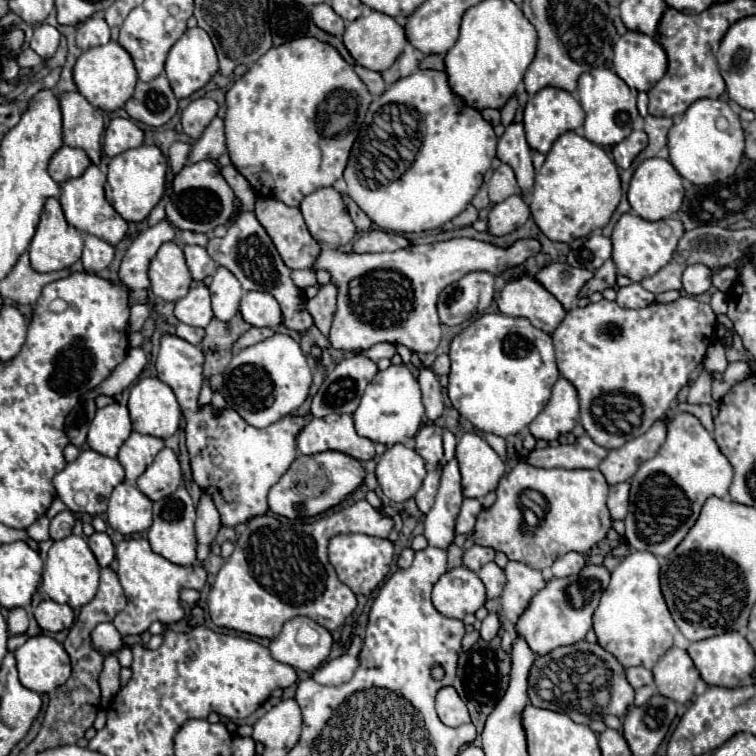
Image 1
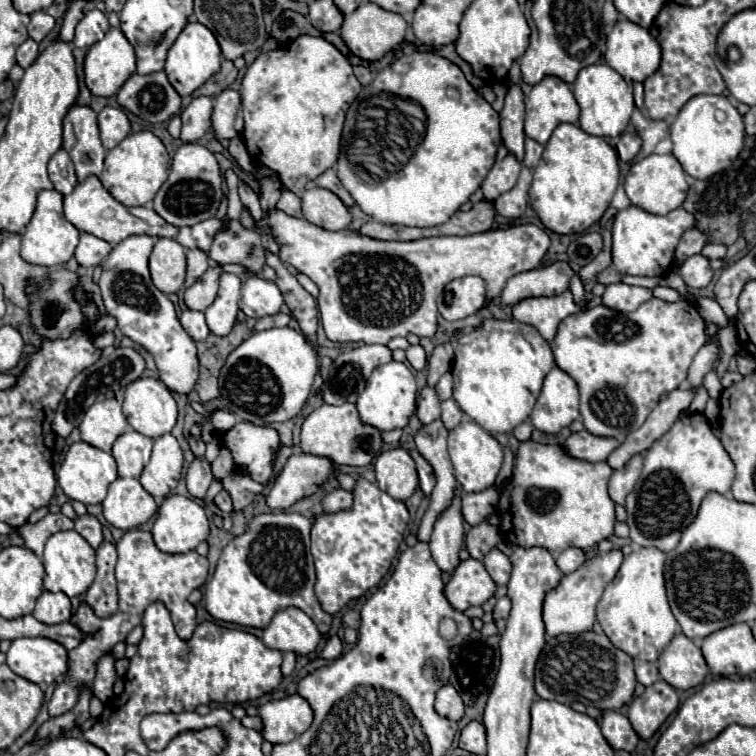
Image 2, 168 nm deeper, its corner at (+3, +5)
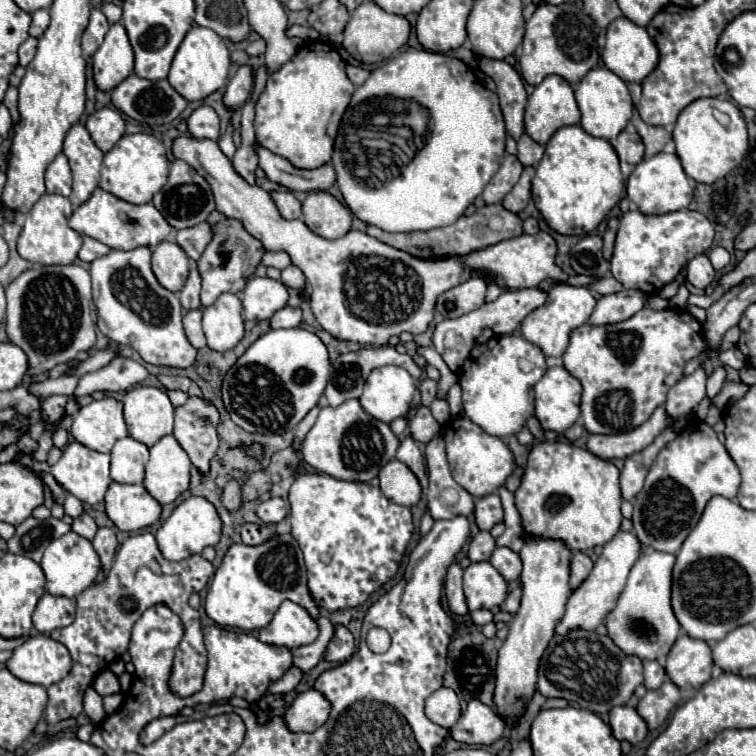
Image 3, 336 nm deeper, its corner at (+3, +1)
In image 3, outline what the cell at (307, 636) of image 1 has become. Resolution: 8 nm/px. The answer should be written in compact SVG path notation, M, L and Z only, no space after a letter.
M285 600L275 612L273 620L259 630L261 642L287 648L311 644L317 640L317 636L319 636L317 622L309 616L309 612L303 606L291 600Z

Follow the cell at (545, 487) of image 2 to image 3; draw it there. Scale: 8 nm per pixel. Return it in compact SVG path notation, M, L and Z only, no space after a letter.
M541 442L529 452L515 506L527 534L559 538L573 552L607 544L621 528L619 470L613 462L569 442Z

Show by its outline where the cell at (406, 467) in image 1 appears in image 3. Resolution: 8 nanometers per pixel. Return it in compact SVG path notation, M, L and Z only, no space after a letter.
M399 460L387 462L379 472L381 492L395 504L415 506L421 498L421 486L417 476Z

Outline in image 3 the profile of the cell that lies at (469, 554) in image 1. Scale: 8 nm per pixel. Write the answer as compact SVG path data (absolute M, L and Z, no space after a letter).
M479 532L471 542L469 542L469 560L471 562L481 562L481 560L489 560L493 550L495 550L495 538L491 536L491 532Z

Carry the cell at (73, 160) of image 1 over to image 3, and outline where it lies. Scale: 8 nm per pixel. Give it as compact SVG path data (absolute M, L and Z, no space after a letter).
M59 154L49 164L45 172L45 184L47 184L49 194L61 194L61 196L71 194L71 170L69 170L65 154Z

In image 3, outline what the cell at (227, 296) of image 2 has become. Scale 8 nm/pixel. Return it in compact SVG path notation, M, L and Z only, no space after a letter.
M225 292L217 298L217 302L203 312L203 332L207 336L207 346L215 352L227 352L237 346L243 338L243 316L241 316L241 300Z

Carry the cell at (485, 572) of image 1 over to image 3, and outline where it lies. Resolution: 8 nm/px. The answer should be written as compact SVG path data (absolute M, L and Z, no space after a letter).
M497 546L489 560L505 580L517 580L521 574L521 558L517 552L505 546Z

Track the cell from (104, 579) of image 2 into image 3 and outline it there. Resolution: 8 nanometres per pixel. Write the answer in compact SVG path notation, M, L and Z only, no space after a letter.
M101 526L95 534L95 538L91 540L91 544L95 546L95 552L99 554L101 558L101 564L103 564L103 572L107 574L109 568L111 568L111 562L113 562L113 556L117 552L117 536L115 536L115 528L107 528L107 526Z

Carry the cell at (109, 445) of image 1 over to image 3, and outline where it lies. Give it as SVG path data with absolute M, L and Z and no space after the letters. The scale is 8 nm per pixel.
M111 396L93 400L73 416L71 436L97 452L109 452L119 438L127 436L123 404Z

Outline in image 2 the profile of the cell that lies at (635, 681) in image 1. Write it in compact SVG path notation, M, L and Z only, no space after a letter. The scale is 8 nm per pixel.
M637 662L635 664L635 676L637 676L637 682L641 682L643 686L649 686L661 678L659 670L653 662Z

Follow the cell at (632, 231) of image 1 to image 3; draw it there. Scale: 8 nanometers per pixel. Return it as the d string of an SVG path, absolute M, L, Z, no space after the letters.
M629 210L621 216L615 252L611 258L611 274L625 288L643 290L647 296L673 282L681 268L697 254L703 254L713 244L713 224L693 210L677 210L663 216L645 216L639 210Z

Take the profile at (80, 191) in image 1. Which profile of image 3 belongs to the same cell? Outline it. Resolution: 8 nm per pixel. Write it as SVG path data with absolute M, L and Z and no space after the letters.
M95 188L91 198L73 210L69 226L75 232L79 232L83 236L91 236L91 238L107 244L109 248L117 248L117 250L133 250L139 246L147 246L153 250L159 242L167 240L167 236L171 232L169 222L159 214L159 210L155 210L155 206L129 204L101 188Z

